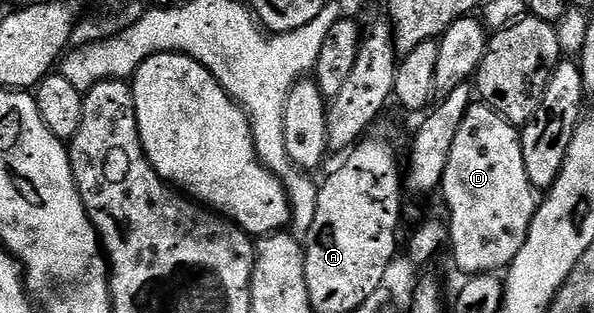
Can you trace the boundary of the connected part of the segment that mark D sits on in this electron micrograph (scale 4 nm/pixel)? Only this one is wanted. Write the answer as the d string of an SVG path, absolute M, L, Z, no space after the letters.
M473 103L466 111L466 119L462 119L462 127L458 127L458 135L454 135L454 147L450 147L450 155L446 159L442 194L448 204L446 228L452 257L457 267L468 273L464 275L492 275L507 270L518 251L522 251L522 243L526 243L530 223L536 214L538 193L530 183L530 175L526 175L520 134L521 130L511 125L498 111L483 103Z

